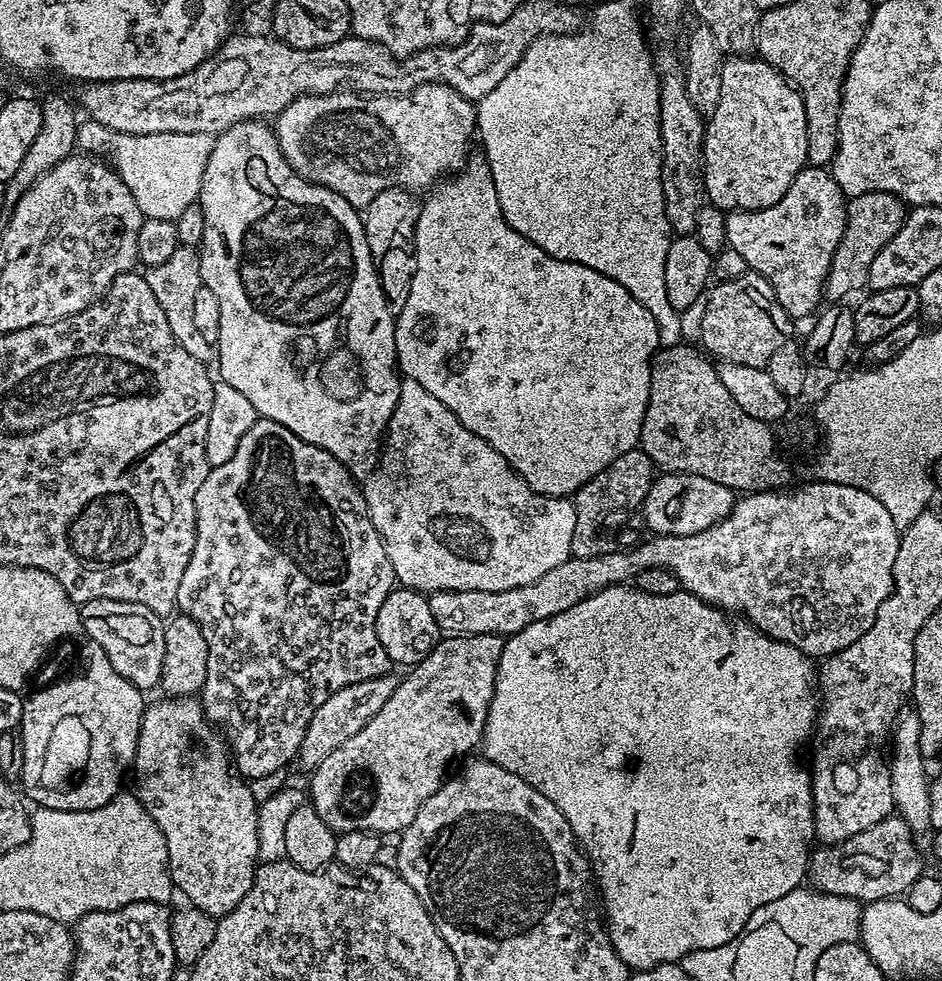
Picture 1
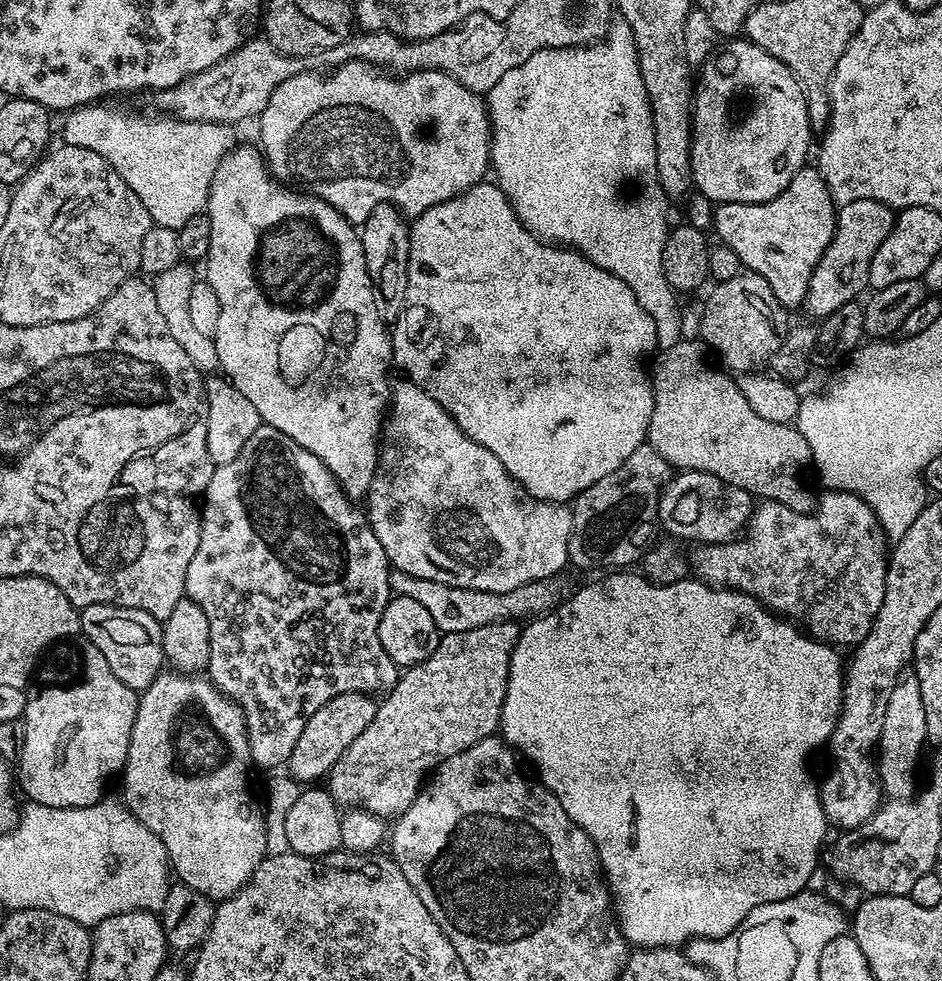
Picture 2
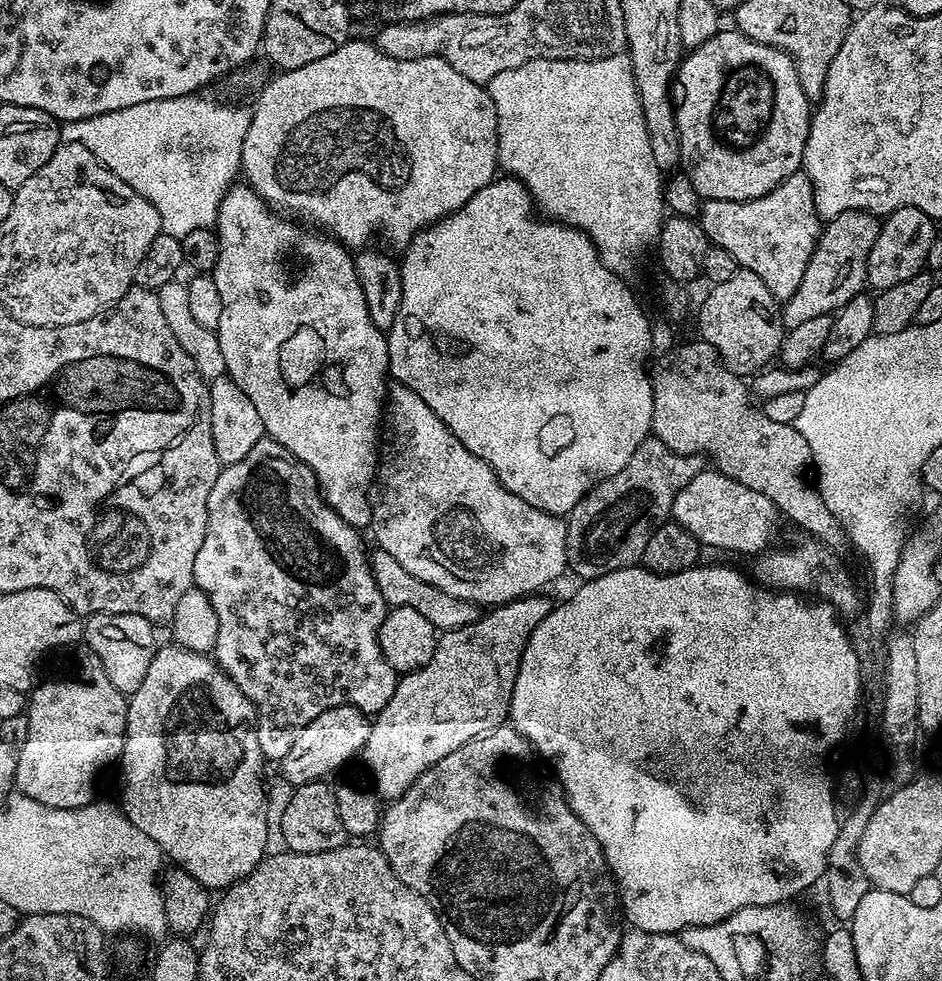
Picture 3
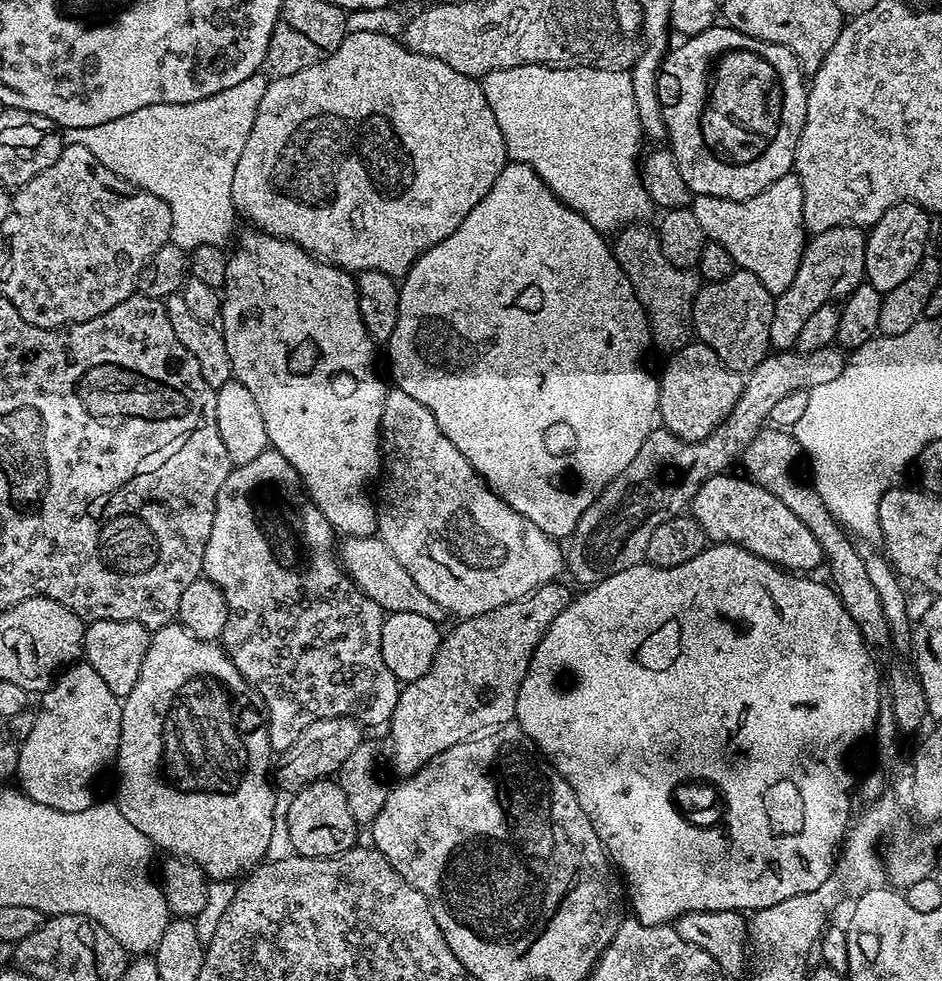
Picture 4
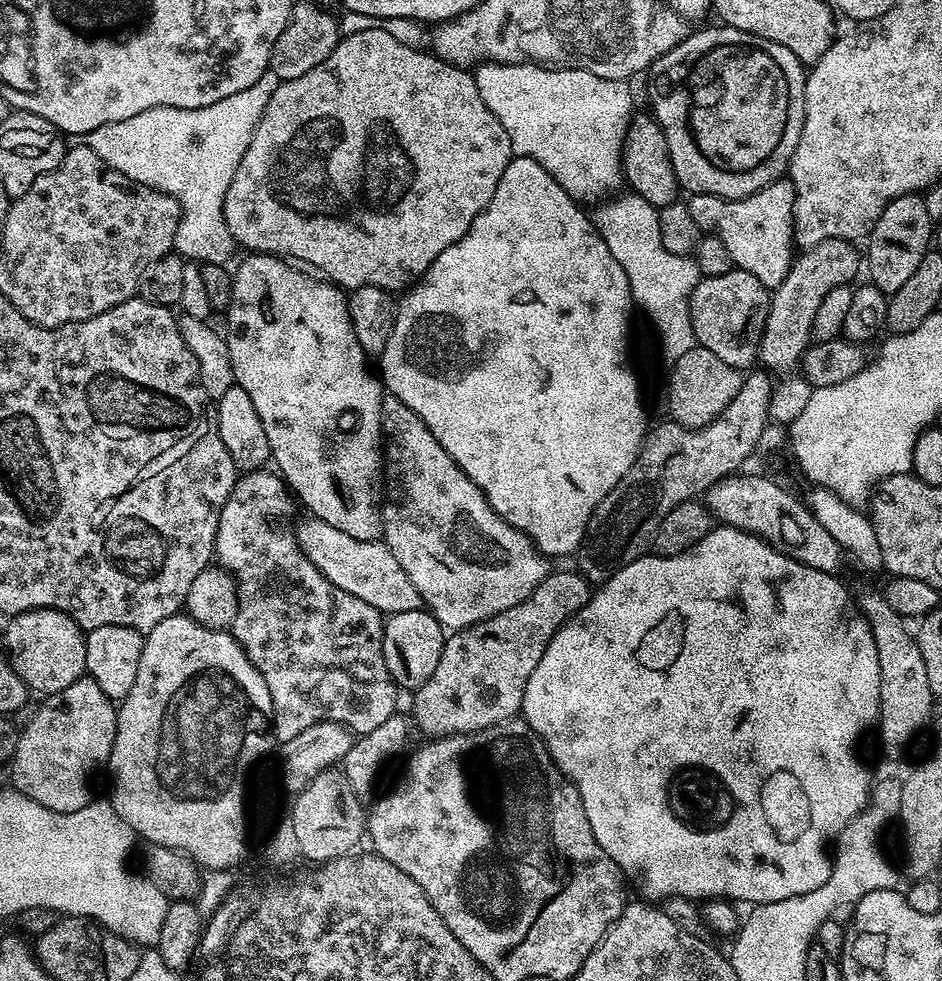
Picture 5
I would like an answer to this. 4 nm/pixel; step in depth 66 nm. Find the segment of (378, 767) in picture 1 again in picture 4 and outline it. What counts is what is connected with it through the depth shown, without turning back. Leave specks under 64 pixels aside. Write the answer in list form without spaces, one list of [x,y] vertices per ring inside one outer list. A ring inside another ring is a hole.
[[[560,583],[544,584],[514,602],[506,602],[506,606],[498,606],[498,610],[486,610],[486,614],[461,619],[449,632],[447,629],[430,670],[426,670],[422,678],[409,680],[401,687],[400,700],[386,728],[392,735],[392,764],[401,777],[412,776],[423,764],[458,742],[515,721],[518,690],[522,678],[526,678],[534,650],[550,622],[566,610],[570,599],[567,586]]]

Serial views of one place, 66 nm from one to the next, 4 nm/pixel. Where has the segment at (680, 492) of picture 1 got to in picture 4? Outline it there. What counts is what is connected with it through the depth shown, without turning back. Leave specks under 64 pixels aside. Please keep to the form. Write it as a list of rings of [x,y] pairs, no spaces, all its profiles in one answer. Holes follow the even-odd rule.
[[[721,474],[710,478],[692,496],[690,514],[702,526],[709,541],[721,544],[737,544],[746,550],[750,550],[755,556],[766,558],[772,564],[778,564],[785,570],[799,572],[801,574],[815,573],[815,568],[825,563],[824,551],[818,544],[818,538],[810,532],[810,526],[802,522],[785,506],[779,498],[774,498],[770,490],[758,486],[752,480],[743,475],[732,476],[733,474]]]

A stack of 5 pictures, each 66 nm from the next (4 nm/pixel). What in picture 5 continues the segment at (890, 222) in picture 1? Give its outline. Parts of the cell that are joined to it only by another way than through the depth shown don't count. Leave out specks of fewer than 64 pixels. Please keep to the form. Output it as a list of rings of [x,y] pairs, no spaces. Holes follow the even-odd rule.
[[[823,240],[814,245],[813,248],[803,249],[793,259],[792,268],[788,271],[788,276],[776,287],[771,293],[768,301],[768,317],[764,323],[763,339],[776,340],[780,336],[780,316],[792,316],[792,324],[796,328],[811,329],[814,322],[814,314],[818,310],[818,305],[821,304],[822,298],[826,298],[826,294],[830,294],[830,290],[834,290],[834,286],[839,284],[848,284],[856,276],[856,271],[861,271],[862,256],[856,253],[857,245],[850,240]]]

